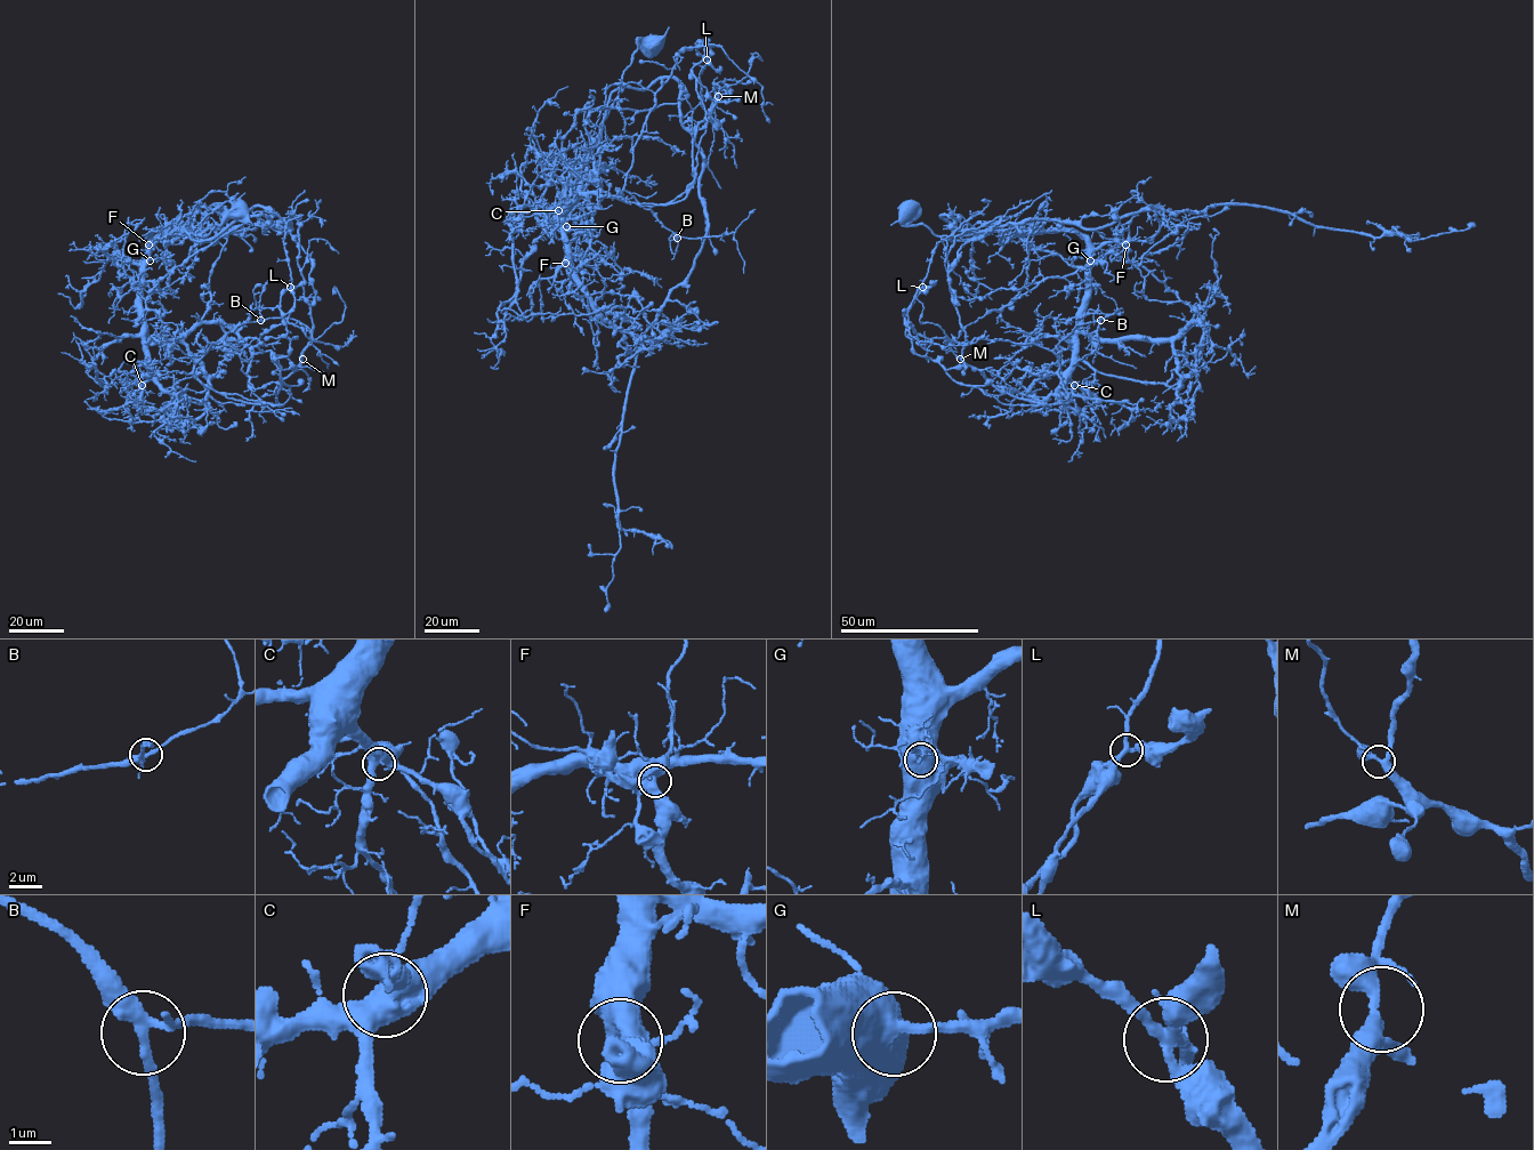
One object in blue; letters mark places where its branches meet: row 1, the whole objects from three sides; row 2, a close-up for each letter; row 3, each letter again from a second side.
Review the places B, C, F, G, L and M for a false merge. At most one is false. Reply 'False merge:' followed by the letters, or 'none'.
False merge: none

